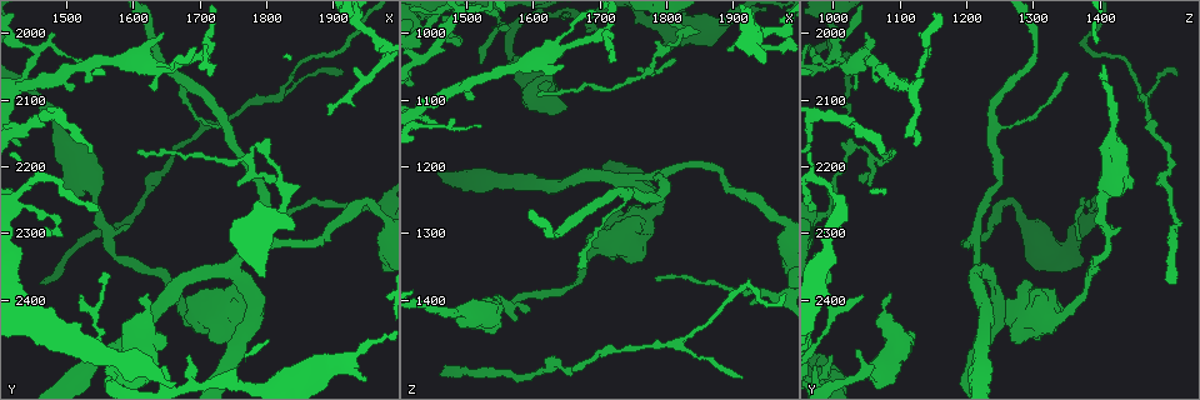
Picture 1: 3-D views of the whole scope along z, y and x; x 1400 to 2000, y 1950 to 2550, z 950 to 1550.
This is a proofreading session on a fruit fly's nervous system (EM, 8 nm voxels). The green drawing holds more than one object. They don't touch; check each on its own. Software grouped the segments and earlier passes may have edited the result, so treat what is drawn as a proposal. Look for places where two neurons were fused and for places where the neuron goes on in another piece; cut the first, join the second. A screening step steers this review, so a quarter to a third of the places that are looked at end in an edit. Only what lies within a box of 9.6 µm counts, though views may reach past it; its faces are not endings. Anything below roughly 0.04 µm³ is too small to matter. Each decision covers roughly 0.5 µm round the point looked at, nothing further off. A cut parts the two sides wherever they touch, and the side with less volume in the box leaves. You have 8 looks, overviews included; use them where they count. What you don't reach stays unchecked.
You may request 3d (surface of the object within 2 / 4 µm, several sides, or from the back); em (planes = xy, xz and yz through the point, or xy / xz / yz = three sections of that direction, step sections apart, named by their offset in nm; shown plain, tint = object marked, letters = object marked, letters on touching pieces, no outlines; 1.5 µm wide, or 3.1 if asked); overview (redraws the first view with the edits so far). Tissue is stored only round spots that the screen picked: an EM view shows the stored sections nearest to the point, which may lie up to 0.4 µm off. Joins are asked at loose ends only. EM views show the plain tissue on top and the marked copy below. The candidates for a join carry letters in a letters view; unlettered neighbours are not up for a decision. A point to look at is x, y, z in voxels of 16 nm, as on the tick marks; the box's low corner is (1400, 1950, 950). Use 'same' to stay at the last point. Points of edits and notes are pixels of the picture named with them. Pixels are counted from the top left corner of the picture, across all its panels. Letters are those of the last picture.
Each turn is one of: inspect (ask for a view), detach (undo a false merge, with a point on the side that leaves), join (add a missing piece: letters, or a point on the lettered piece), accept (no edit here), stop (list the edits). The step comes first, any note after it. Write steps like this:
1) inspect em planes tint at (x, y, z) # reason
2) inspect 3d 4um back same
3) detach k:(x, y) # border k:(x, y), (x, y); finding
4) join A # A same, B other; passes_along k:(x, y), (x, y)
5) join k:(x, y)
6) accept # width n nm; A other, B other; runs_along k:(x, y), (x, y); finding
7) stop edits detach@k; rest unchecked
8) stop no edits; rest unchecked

inspect 3d 2um at (1820, 2210, 1010) # abrupt turn

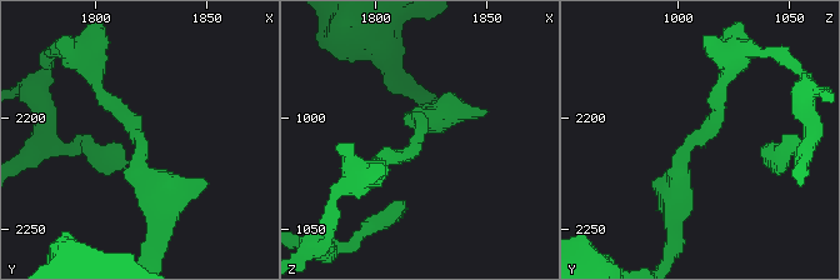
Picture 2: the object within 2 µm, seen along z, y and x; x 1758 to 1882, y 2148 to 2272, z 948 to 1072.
inspect em planes letters at (1819, 2213, 1009) # arm_widths 160, 160 nm

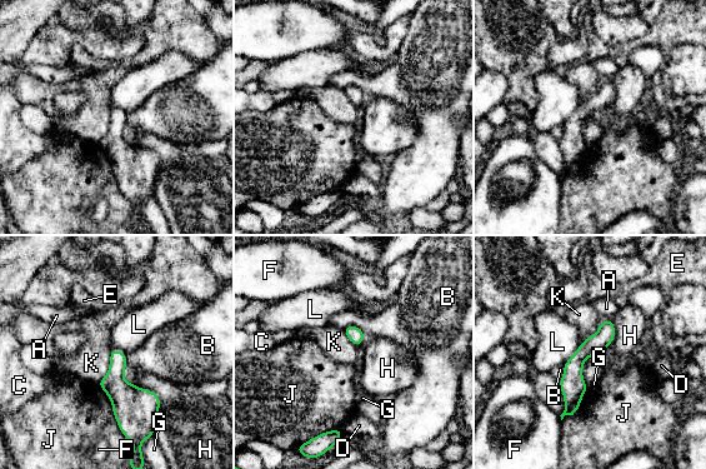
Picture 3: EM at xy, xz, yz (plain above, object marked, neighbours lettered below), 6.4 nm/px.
accept # width 90 nm; longest_contact J 420 nm; A other, B other, C other, D other, E other, F other, G other, H other, J other, K other, L other; all the same neuron

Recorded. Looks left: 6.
inspect 3d 2um at (1785, 2410, 1250) # thick turns thin

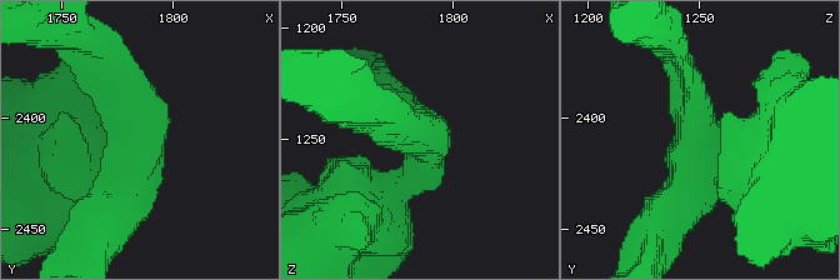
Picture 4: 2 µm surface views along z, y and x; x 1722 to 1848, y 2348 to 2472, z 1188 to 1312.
inspect em planes letters at (1785, 2413, 1248) # arms 3; arm_widths 220, 300, 650 nm

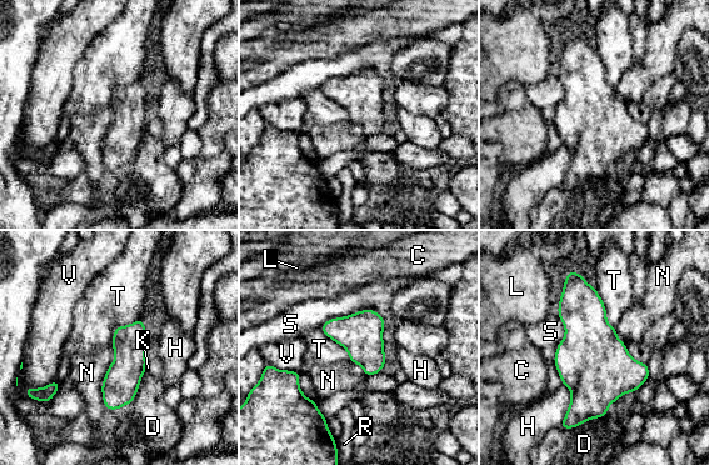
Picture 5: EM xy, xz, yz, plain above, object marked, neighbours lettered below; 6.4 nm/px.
accept # C other, D other, H other, K other, L other, N other, R other, S other, T other, V other; border 5:(141, 316), (119, 325), (109, 344); continuous, no second neuron

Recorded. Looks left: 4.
inspect em xz step 8 letters at (1595, 2295, 1420) # thin end

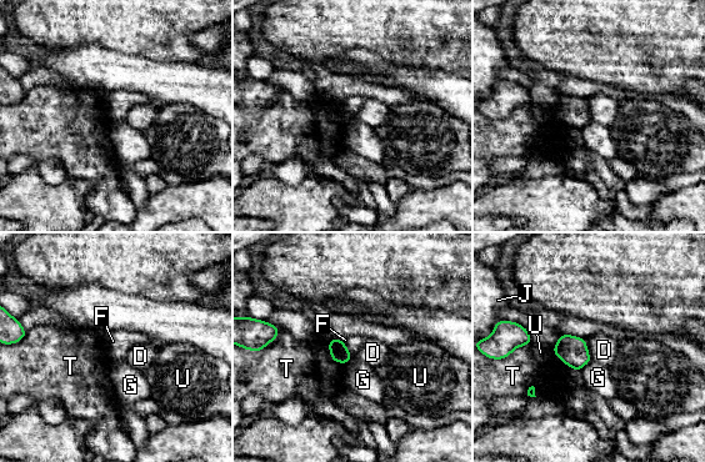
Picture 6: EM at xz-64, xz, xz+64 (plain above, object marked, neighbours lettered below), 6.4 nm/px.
accept # D other, F other, G other, J other, T other, U other; border 6:(591, 361), (576, 371); no lettered piece goes on from it

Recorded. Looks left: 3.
stop no edits; rest unchecked

